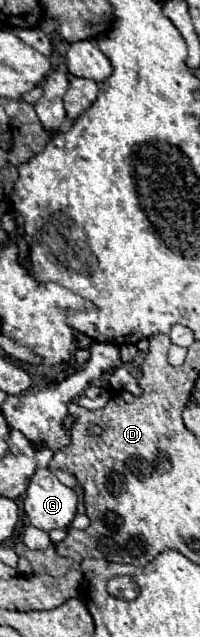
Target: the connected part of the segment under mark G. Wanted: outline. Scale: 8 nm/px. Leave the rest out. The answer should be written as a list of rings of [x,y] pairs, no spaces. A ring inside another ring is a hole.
[[[37,467],[23,497],[23,509],[41,531],[67,529],[77,513],[77,495],[71,487],[65,487],[55,473]]]

